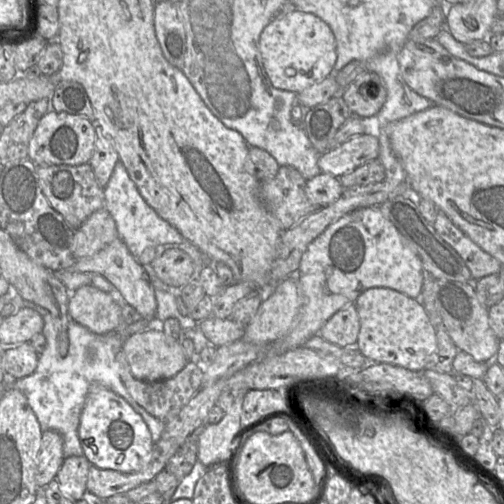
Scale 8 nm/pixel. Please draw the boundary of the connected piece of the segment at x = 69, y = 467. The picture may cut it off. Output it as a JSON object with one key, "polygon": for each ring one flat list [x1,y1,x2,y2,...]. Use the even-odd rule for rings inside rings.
{"polygon":[[71,456,64,459,55,480,60,490,74,502,83,498,87,490,88,472,91,463,84,456]]}

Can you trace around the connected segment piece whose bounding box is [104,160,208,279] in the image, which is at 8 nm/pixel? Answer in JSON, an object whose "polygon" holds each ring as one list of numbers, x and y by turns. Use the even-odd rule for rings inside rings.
{"polygon":[[120,160,116,163,108,184,104,187,104,196,105,208,115,221,118,236,135,258,138,258,150,246,180,244,179,248,193,260,193,279,198,279,201,270,207,265,208,259,196,246,185,240,175,227,162,219,147,204]]}

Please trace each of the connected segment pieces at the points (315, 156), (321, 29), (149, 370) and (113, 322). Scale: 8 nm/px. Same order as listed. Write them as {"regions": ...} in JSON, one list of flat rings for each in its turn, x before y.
{"regions":[[[285,103,283,110,272,109,280,129,275,129,275,137,270,142,266,138,260,138,258,145,261,146,255,147,267,151,279,166,292,166,309,180,322,172,318,166,320,154,312,146,305,129,297,128,288,121,291,109,291,103]],[[298,9,281,18,272,18,260,35,259,49,271,85,295,93,330,76,337,59,336,40,329,25,318,16]],[[148,330,127,337,122,345,132,375,142,381,159,381,175,376,187,364,188,360,182,346,175,340,169,340,163,332]],[[92,284,71,292,68,314,71,320,96,334,115,331,123,322,120,305]]]}

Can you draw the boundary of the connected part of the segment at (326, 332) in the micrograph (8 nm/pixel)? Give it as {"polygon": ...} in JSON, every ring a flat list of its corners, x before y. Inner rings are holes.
{"polygon":[[354,304,336,312,317,335,340,347,355,346,360,331,360,319]]}

